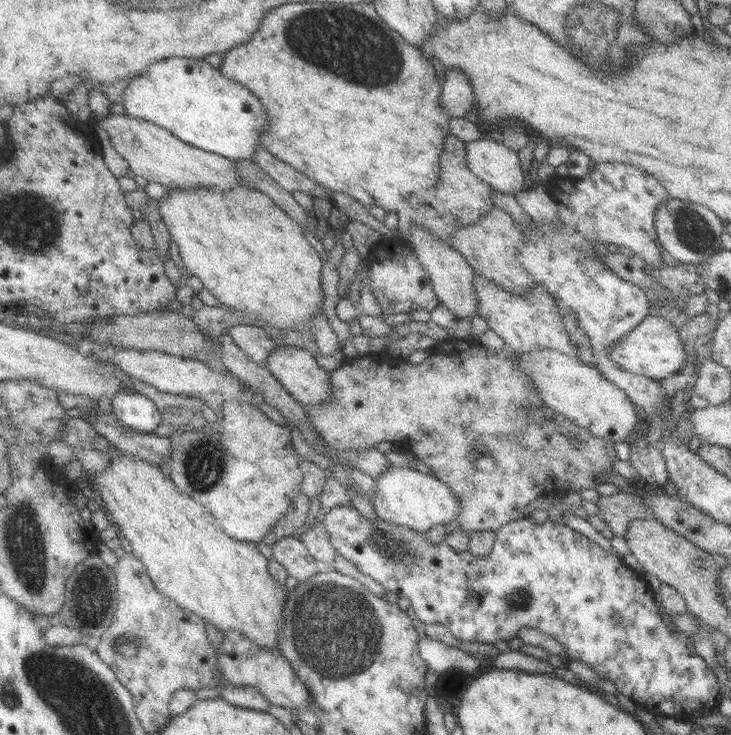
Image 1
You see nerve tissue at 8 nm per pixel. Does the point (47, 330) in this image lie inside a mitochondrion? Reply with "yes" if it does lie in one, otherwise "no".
no

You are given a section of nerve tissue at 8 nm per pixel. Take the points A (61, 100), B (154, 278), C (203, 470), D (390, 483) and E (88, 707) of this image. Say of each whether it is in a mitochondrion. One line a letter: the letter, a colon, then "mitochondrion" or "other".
A: other
B: other
C: mitochondrion
D: other
E: mitochondrion

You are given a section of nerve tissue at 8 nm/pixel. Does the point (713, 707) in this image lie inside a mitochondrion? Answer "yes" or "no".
no

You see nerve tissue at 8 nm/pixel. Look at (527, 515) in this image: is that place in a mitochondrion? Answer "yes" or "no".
no

